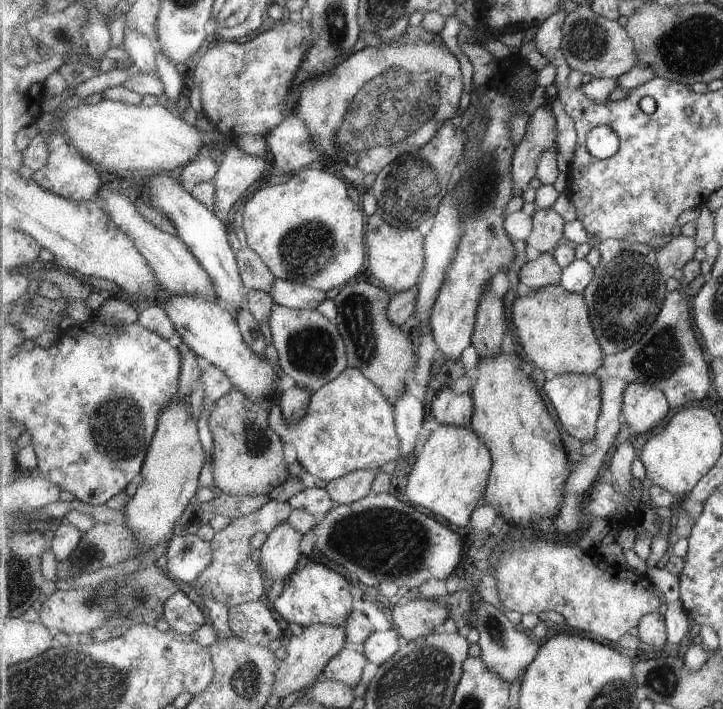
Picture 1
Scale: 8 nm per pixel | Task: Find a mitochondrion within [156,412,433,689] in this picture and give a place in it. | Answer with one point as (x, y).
(257, 444)

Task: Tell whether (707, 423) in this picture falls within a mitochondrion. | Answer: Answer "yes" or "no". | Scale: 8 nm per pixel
no

